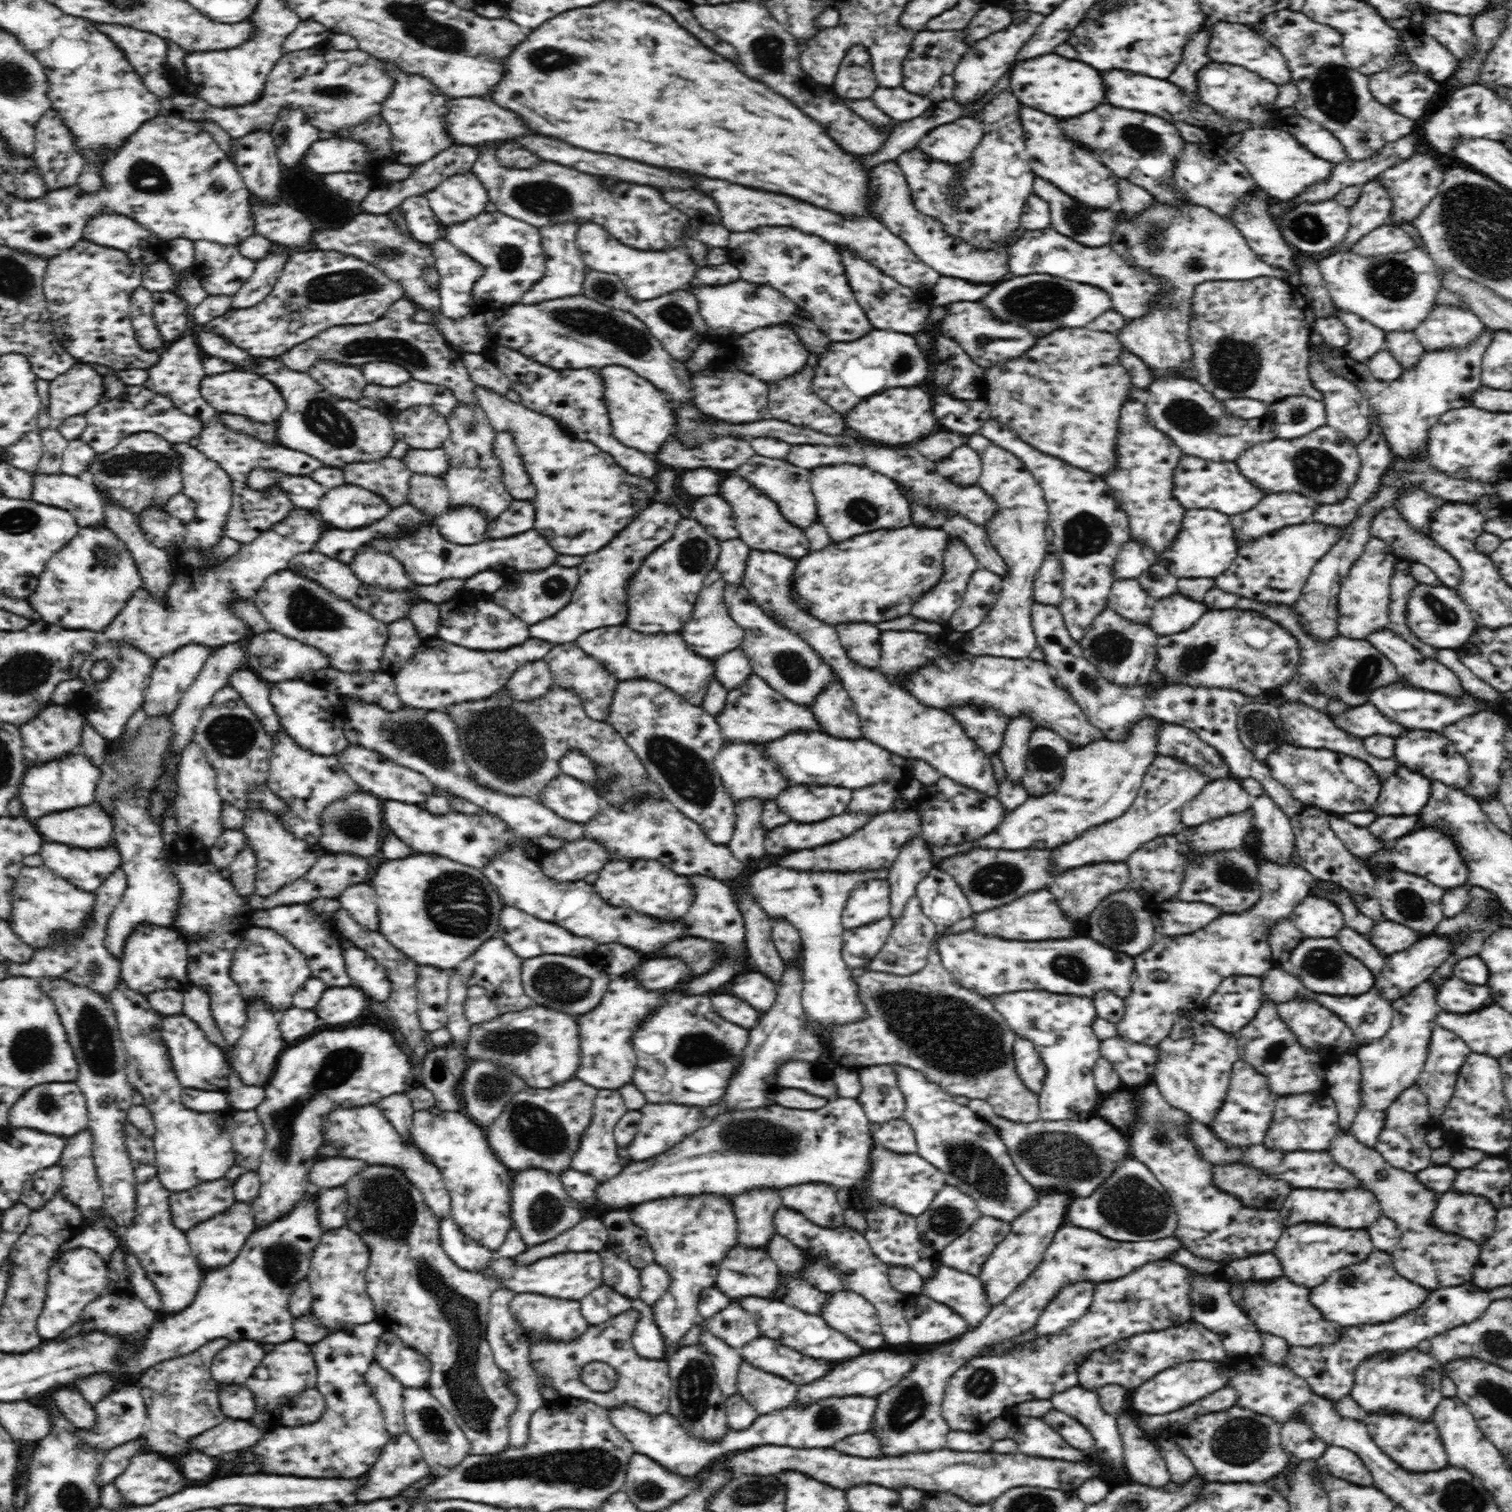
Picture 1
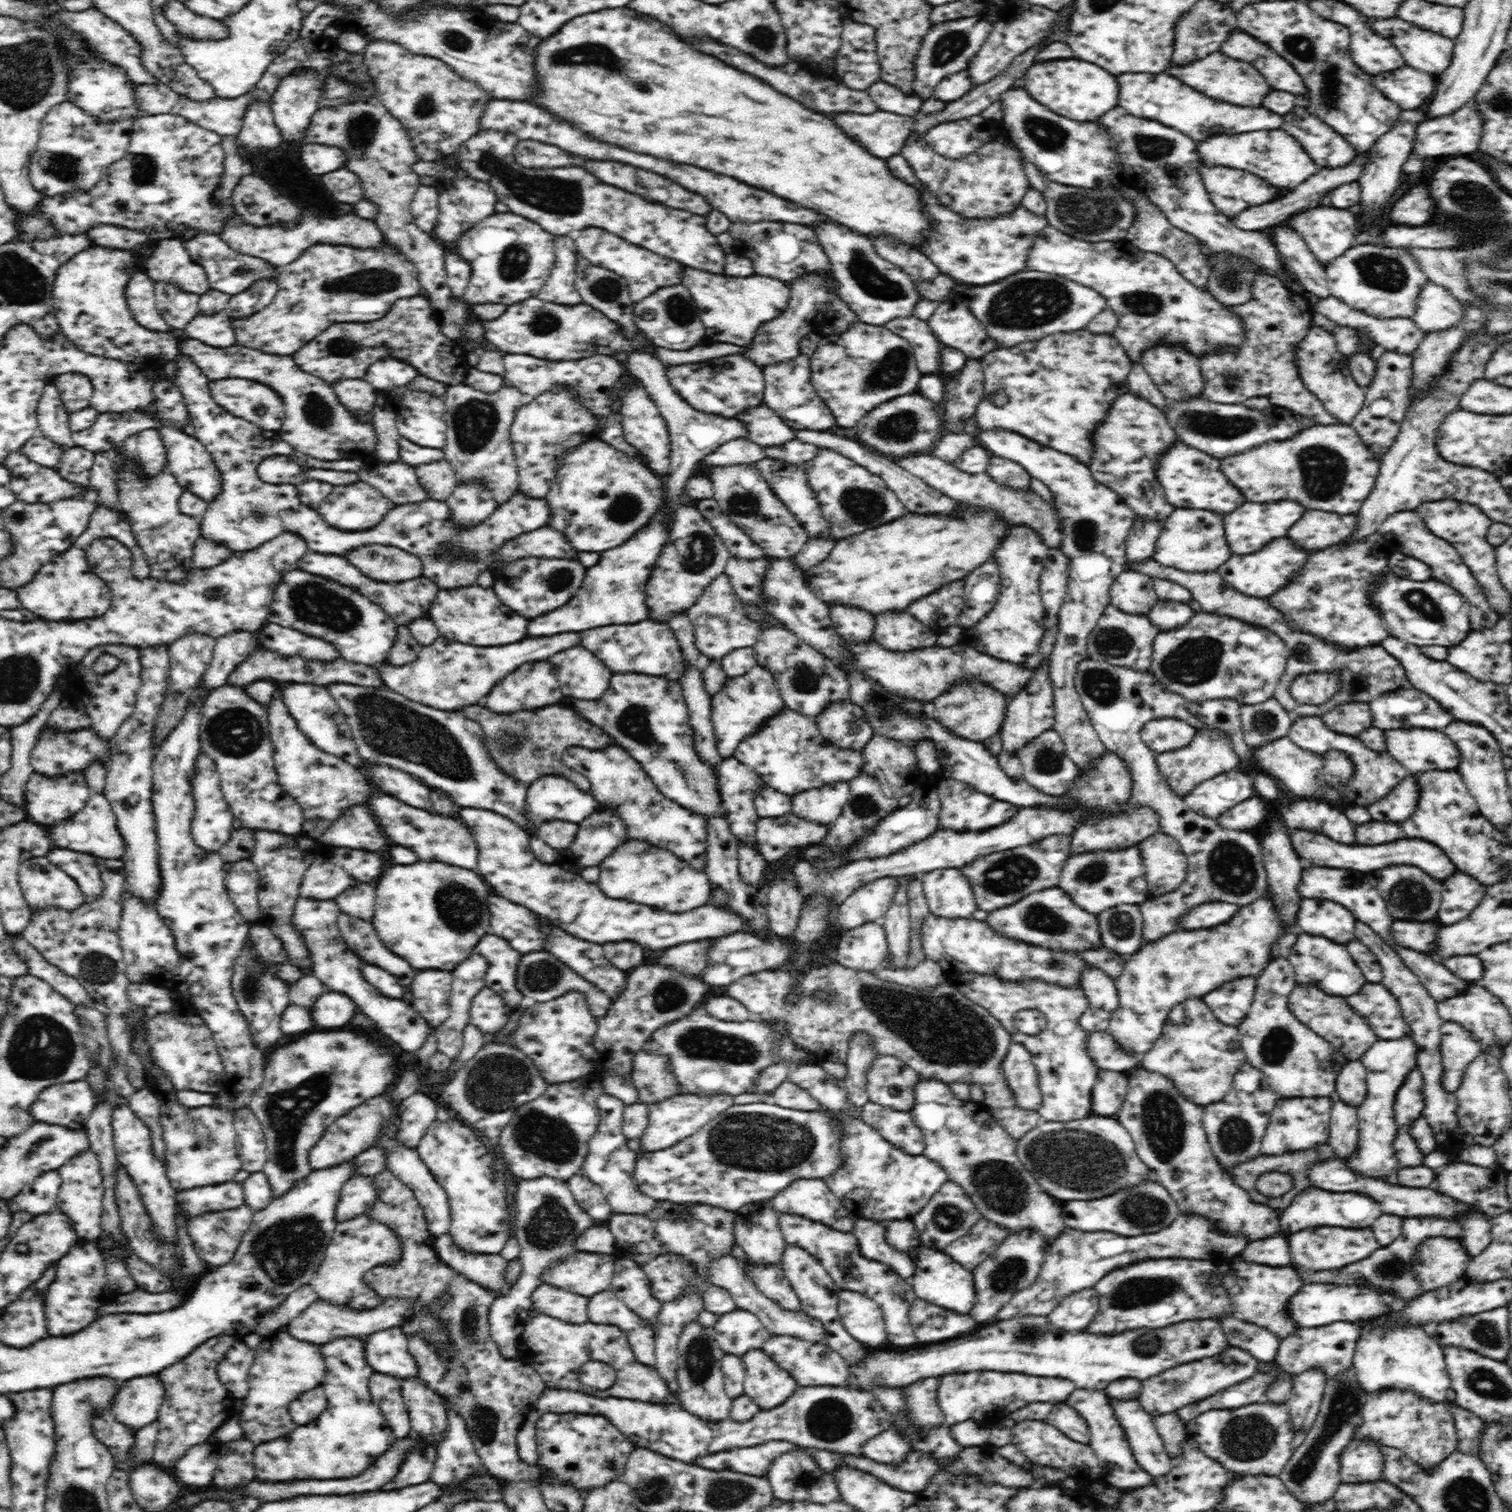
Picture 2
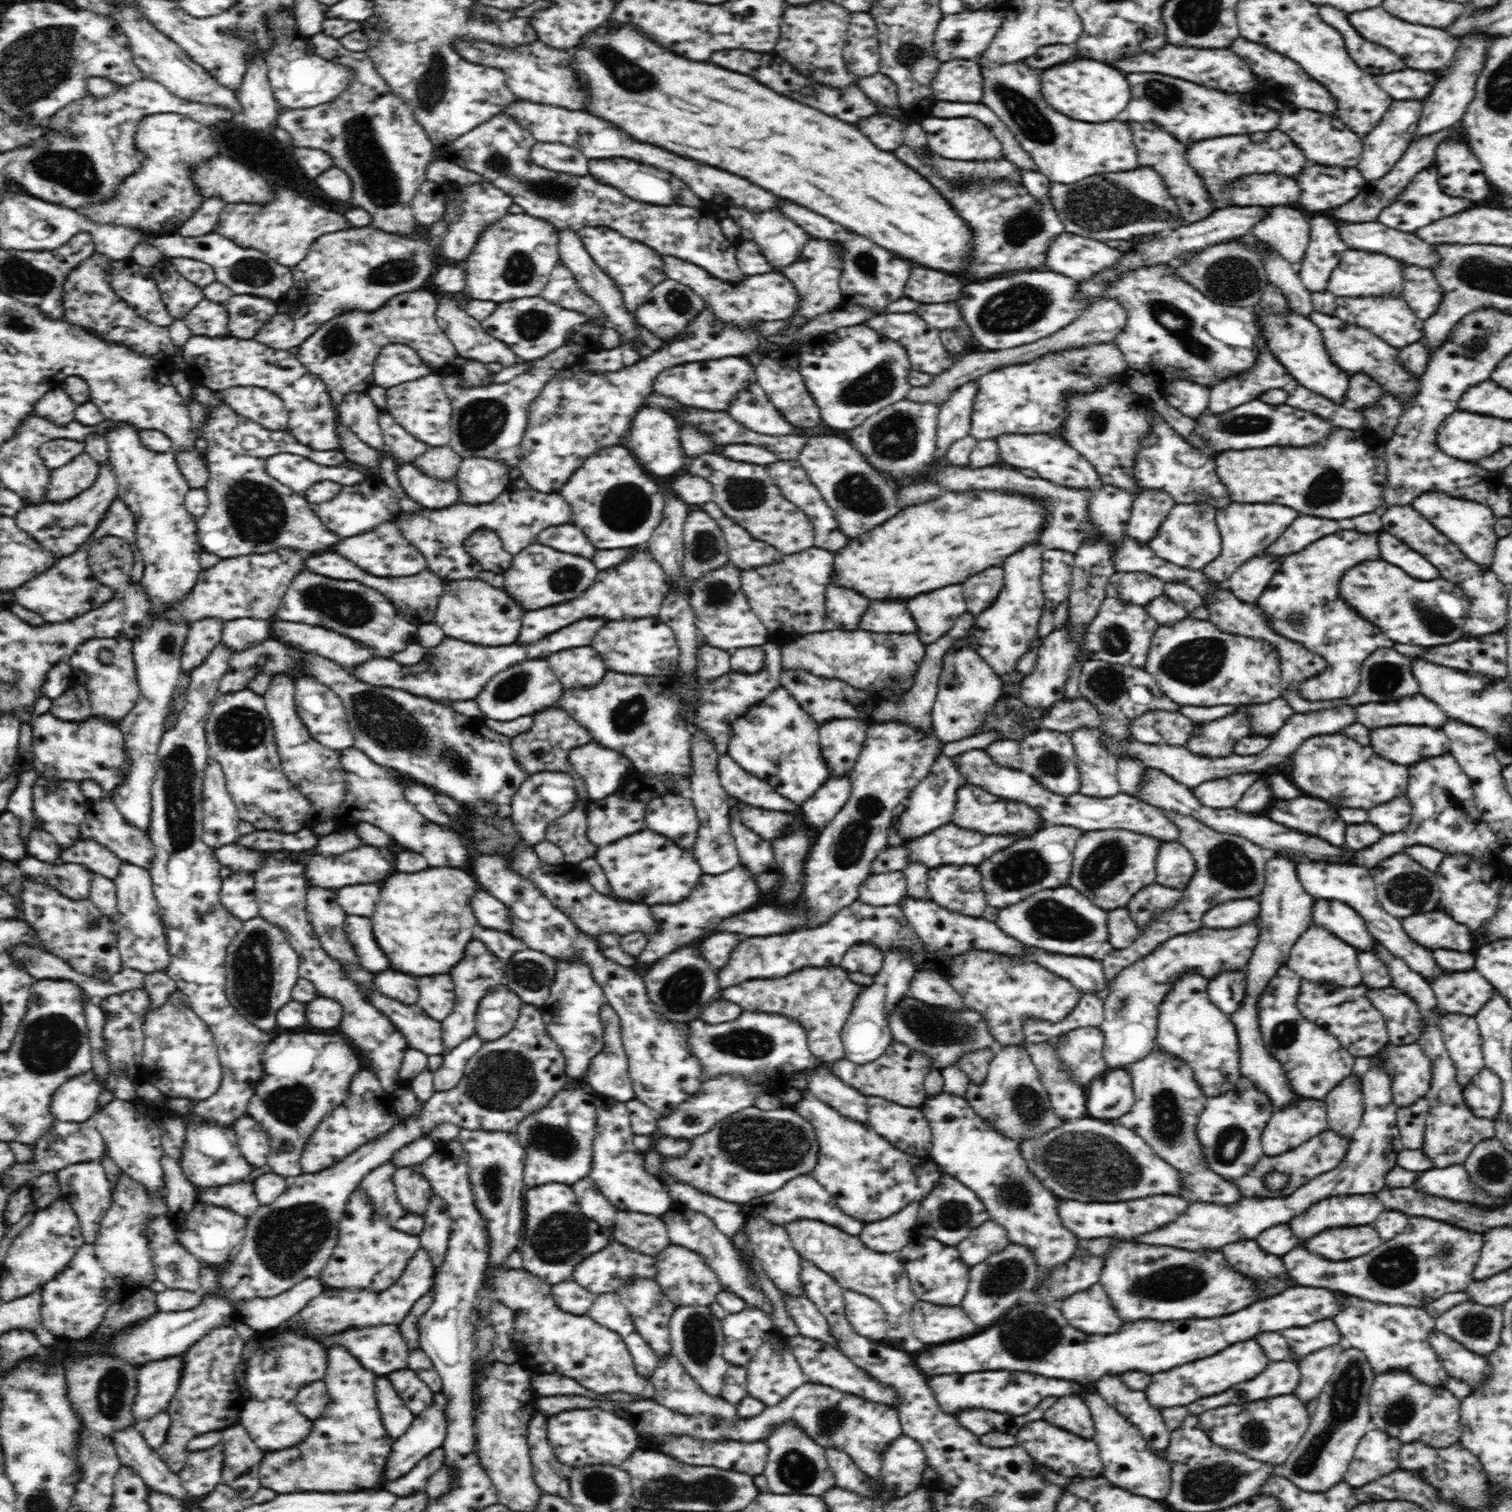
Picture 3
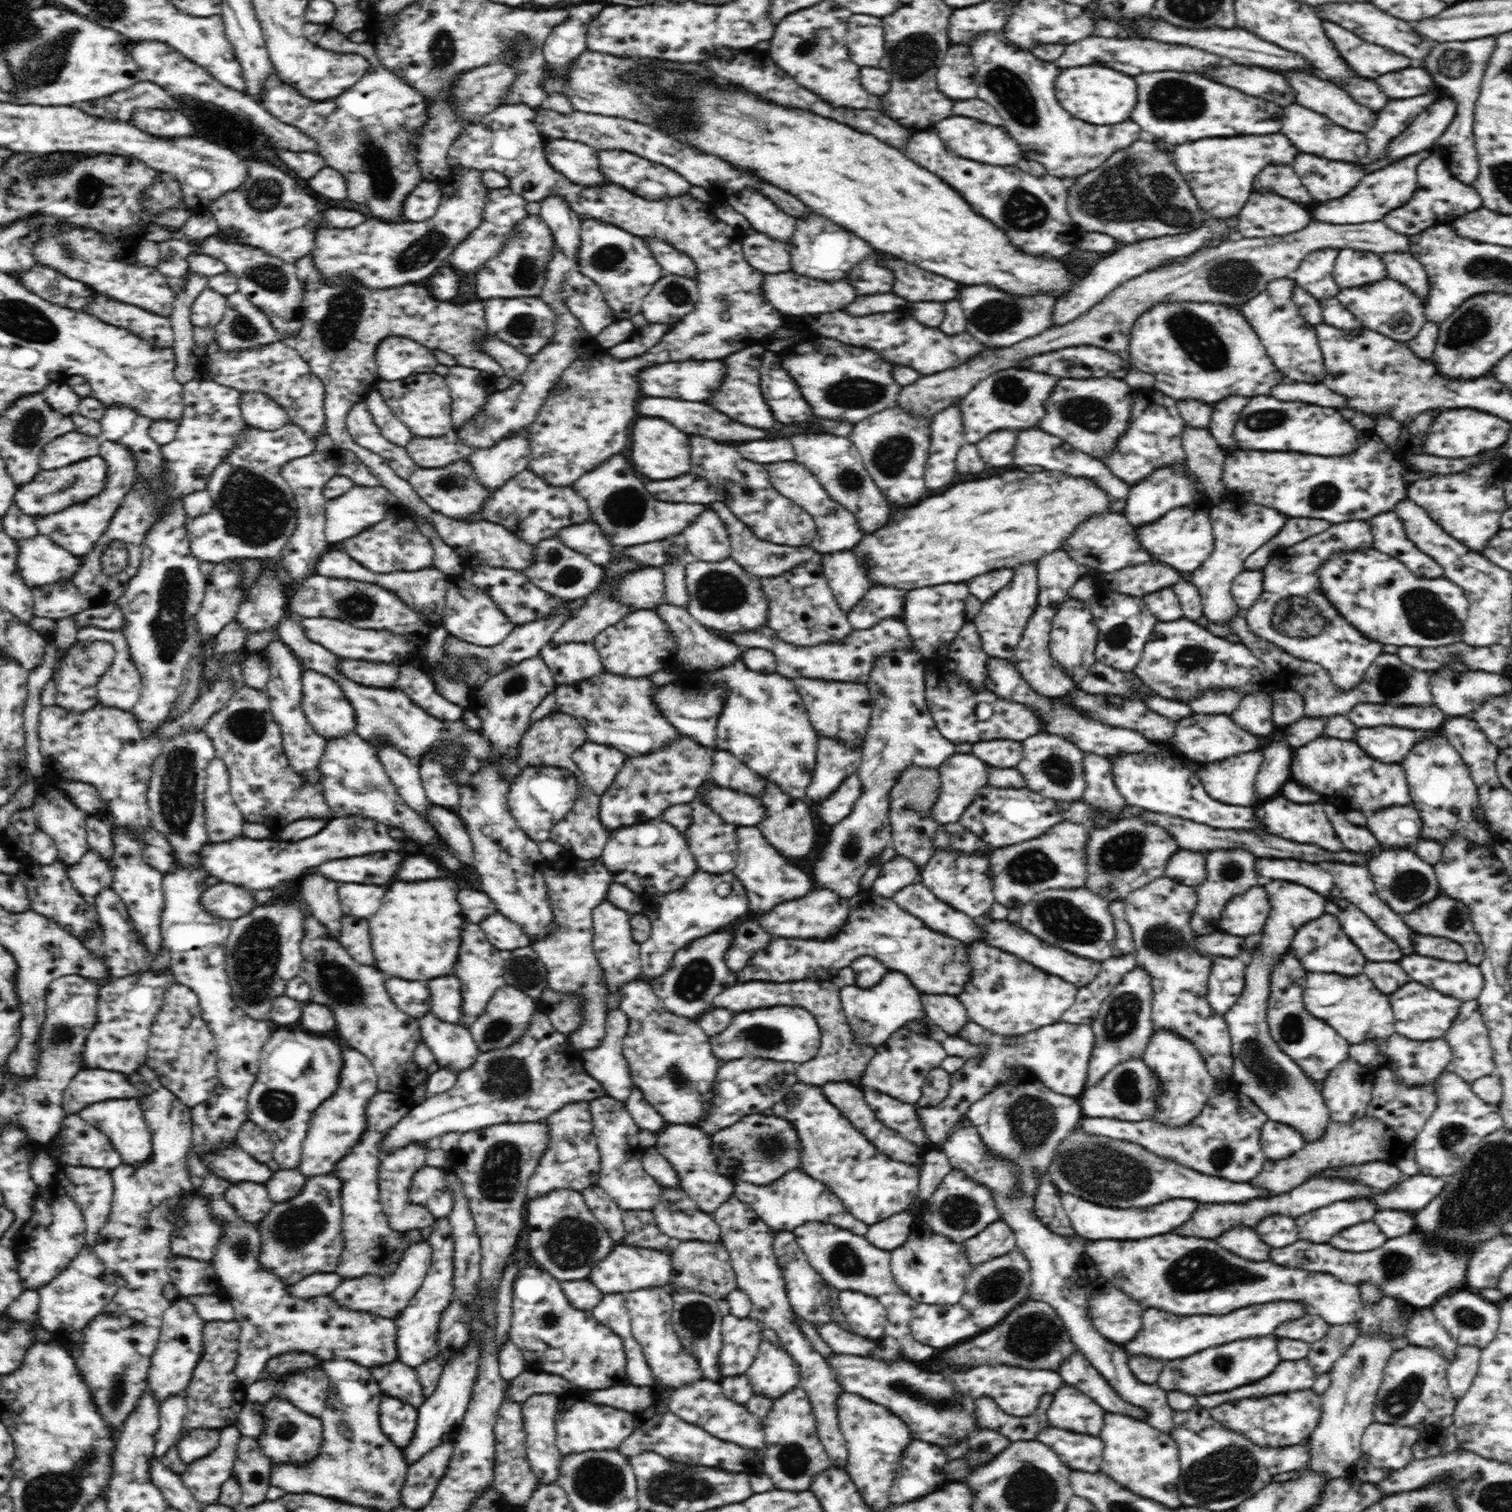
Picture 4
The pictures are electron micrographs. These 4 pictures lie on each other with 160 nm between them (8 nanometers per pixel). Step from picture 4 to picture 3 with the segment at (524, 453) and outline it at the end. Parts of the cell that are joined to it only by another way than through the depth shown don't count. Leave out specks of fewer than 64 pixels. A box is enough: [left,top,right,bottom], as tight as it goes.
[455,458,511,506]

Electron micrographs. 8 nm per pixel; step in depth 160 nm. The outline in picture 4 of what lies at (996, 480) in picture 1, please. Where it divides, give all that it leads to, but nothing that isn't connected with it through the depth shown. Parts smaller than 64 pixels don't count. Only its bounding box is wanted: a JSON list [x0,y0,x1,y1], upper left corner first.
[974,562,1038,660]

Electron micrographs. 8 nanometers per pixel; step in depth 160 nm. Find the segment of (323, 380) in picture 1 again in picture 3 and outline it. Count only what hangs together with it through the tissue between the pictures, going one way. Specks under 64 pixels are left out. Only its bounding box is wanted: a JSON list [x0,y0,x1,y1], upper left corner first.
[338,392,390,452]

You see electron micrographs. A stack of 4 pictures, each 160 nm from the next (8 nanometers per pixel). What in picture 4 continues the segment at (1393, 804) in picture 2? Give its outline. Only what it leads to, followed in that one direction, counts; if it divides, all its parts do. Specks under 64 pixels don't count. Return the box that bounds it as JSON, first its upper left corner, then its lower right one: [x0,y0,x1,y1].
[1368,806,1422,846]

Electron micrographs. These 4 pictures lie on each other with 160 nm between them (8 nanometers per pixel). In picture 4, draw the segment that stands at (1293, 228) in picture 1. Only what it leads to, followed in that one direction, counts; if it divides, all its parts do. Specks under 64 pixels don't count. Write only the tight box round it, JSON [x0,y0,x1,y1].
[1287,249,1340,300]

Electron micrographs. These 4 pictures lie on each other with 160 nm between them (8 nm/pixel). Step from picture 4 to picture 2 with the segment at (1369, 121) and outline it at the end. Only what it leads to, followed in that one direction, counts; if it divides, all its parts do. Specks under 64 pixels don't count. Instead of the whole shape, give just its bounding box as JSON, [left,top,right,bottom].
[1220,28,1308,96]

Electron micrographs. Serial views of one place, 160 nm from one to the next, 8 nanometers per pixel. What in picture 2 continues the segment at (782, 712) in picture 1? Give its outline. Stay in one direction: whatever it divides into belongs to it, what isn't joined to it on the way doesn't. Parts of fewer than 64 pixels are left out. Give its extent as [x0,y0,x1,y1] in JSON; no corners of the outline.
[710,664,787,758]

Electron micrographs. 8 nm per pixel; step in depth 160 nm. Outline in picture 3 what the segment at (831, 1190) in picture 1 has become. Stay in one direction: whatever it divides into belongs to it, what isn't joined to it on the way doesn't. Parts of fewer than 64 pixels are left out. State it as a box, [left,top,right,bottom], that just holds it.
[743,1174,864,1236]

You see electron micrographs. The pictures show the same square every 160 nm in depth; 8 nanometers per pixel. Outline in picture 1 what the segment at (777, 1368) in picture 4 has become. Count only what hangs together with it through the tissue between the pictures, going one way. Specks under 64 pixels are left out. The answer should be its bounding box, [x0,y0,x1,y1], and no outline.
[738,1364,799,1415]

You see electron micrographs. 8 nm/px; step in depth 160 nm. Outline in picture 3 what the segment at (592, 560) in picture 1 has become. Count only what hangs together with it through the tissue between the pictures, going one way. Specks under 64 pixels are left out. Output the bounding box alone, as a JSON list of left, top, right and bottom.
[518,545,669,644]

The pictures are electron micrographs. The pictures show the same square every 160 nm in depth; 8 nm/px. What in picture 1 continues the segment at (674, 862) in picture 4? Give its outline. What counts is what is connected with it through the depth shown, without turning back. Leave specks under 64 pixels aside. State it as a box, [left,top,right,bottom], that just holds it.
[593,860,695,920]

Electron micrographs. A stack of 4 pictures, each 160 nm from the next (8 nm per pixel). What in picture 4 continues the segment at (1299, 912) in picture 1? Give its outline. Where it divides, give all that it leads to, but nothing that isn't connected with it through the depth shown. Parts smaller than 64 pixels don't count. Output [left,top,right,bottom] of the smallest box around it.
[1326,899,1404,962]

